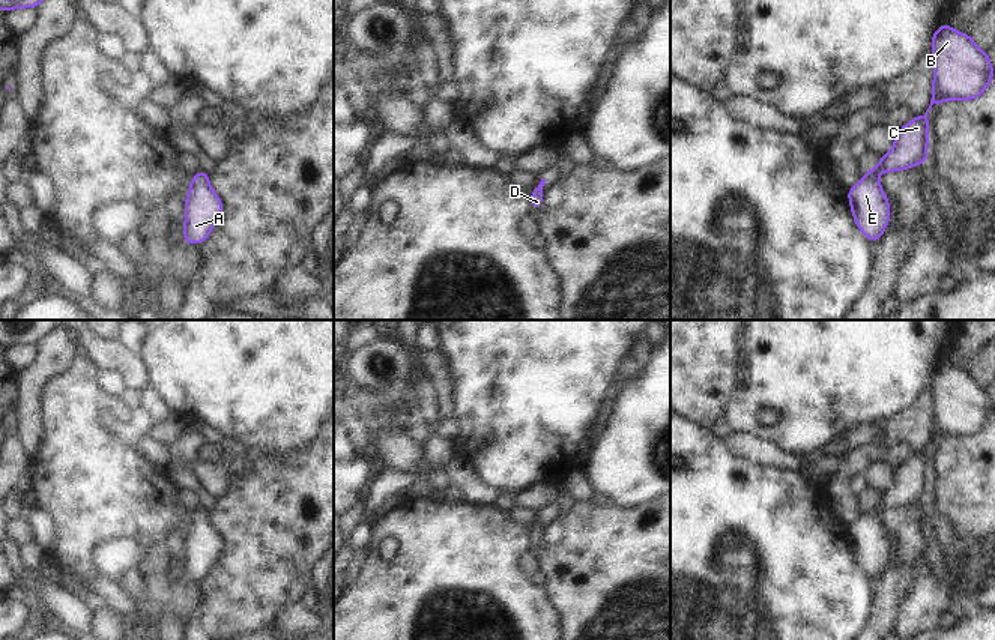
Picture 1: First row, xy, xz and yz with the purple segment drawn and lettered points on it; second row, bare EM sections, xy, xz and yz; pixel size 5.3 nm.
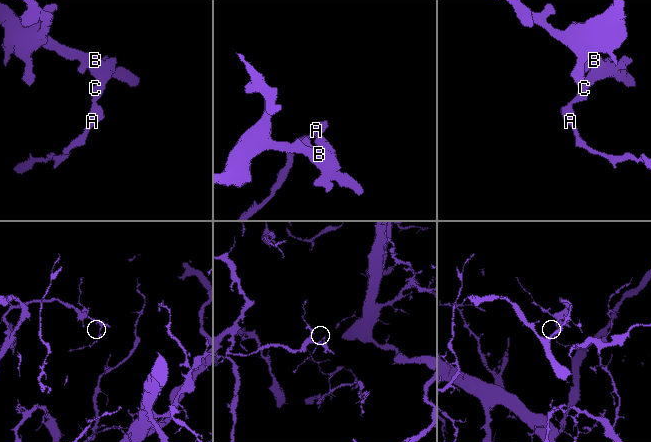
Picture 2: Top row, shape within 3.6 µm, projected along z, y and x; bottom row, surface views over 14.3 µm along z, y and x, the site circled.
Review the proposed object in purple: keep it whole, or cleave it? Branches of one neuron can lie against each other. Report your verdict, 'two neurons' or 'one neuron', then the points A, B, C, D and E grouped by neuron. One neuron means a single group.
one neuron; groups A B C D E

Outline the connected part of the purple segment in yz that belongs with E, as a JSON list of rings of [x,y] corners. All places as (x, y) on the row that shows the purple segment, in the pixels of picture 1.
[[[944,23],[935,32],[930,42],[933,45],[933,93],[927,111],[924,113],[923,117],[914,117],[911,122],[908,122],[894,138],[893,149],[876,164],[876,167],[872,171],[866,171],[864,177],[852,189],[848,191],[849,203],[852,207],[852,216],[858,228],[864,233],[864,236],[869,240],[878,240],[882,236],[885,227],[888,225],[888,218],[890,218],[890,204],[879,185],[878,174],[906,170],[918,164],[927,162],[927,132],[929,132],[927,113],[932,110],[932,105],[936,102],[938,104],[947,102],[948,99],[971,101],[980,96],[987,89],[990,78],[995,75],[987,53],[981,51],[975,45],[975,42],[968,36],[968,33],[965,35],[959,33],[957,30],[951,29]]]

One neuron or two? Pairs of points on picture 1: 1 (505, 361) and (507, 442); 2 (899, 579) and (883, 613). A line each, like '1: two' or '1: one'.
1: one
2: one

